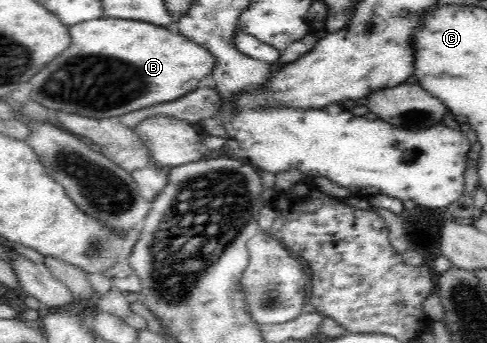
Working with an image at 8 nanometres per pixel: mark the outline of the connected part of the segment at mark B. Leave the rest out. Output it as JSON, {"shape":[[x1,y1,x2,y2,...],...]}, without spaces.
{"shape":[[103,17,74,24,68,27,68,33,71,40,69,48,50,60,30,80,33,90,30,100,71,115,101,120,128,112,141,112,141,108,147,109,147,106,159,102,173,102,209,82,210,69,214,65,214,56,210,52,186,39,180,32,156,24]]}

